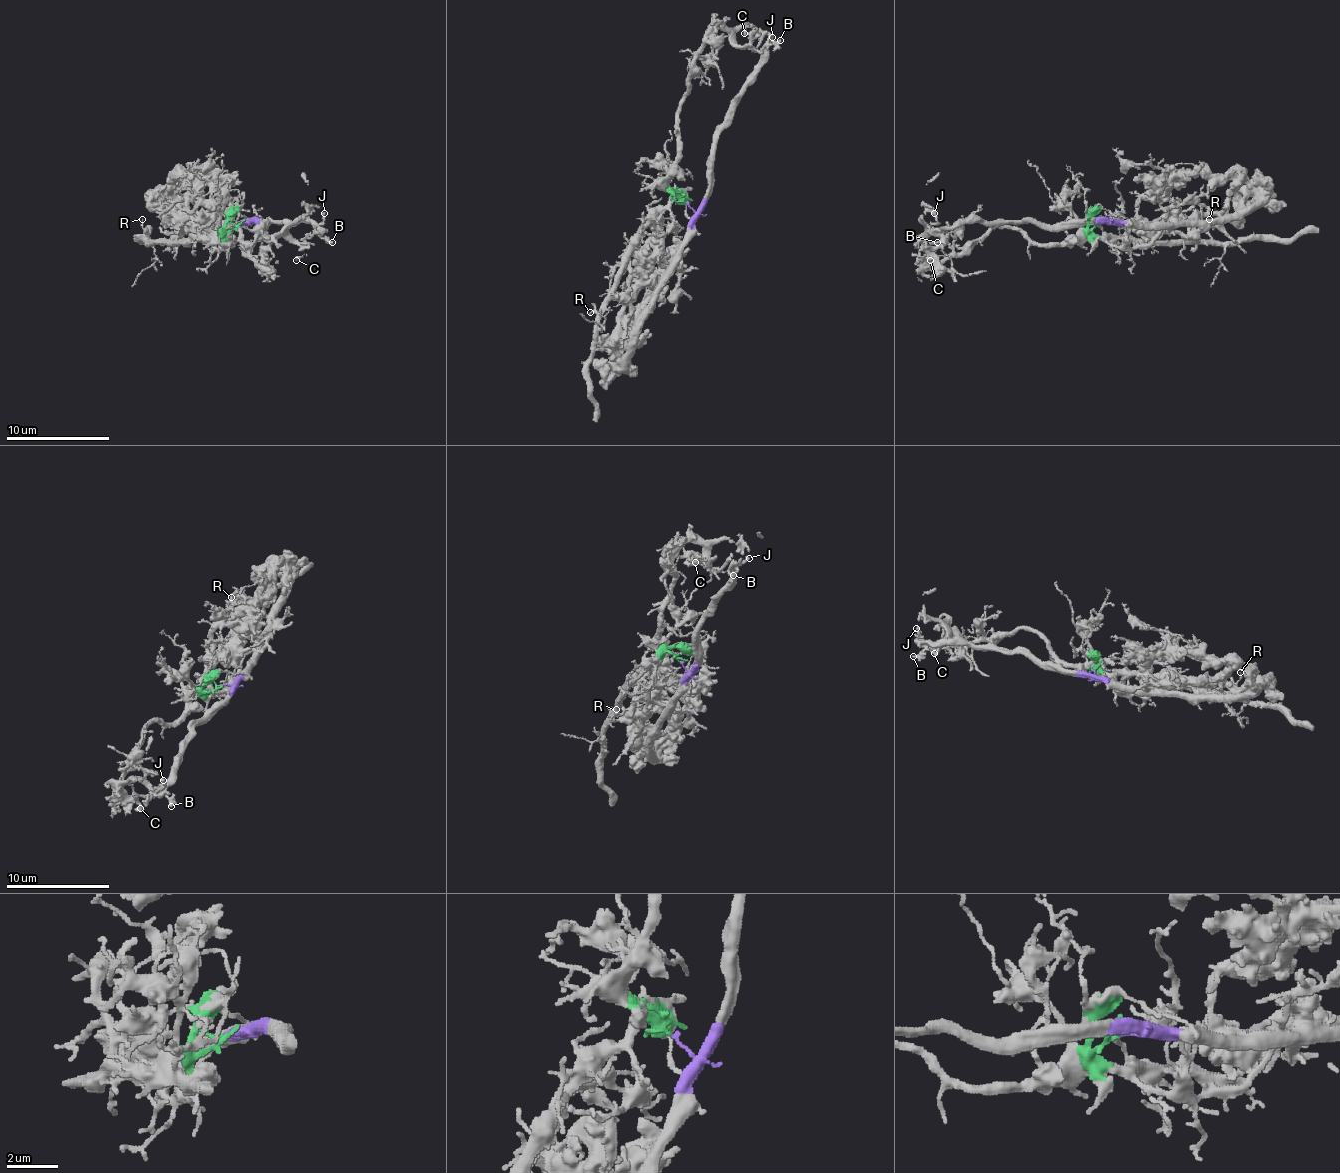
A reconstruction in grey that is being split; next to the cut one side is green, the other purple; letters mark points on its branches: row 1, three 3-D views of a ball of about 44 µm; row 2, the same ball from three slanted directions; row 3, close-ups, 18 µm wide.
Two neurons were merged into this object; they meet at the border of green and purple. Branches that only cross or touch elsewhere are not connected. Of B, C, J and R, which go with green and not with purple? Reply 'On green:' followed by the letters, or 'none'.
On green: R

